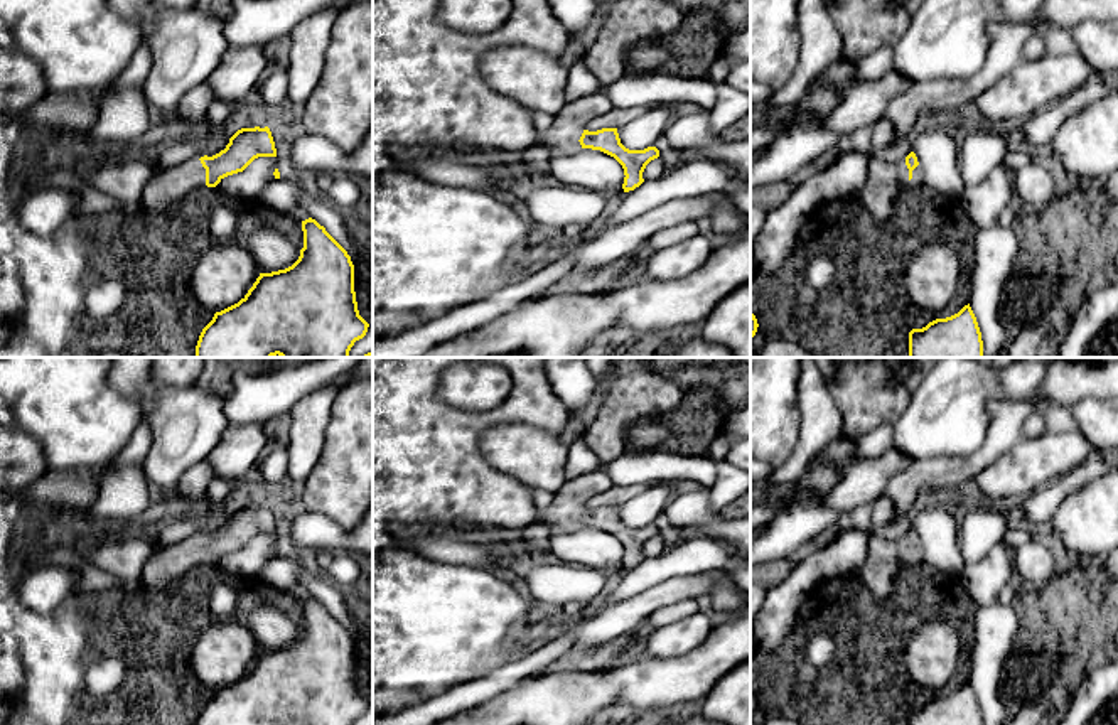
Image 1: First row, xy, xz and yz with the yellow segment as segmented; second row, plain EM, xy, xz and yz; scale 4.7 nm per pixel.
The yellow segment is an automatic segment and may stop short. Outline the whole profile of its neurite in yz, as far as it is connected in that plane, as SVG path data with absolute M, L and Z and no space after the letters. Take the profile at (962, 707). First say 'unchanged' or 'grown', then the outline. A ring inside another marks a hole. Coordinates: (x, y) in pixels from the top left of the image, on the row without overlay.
unchanged | M968 683L958 691L936 696L909 710L909 725L983 725L976 695Z

